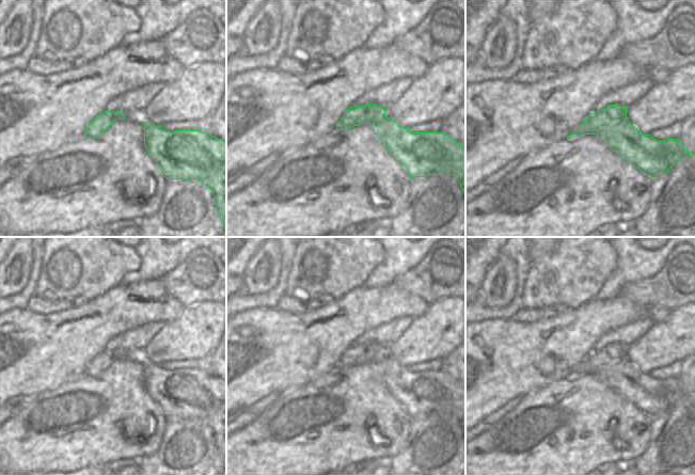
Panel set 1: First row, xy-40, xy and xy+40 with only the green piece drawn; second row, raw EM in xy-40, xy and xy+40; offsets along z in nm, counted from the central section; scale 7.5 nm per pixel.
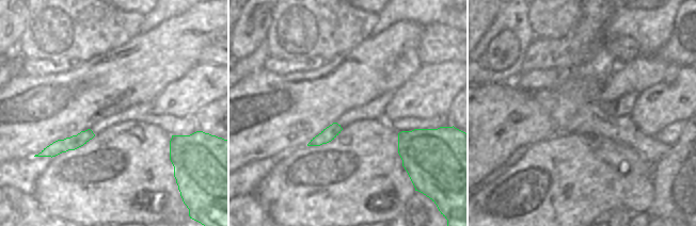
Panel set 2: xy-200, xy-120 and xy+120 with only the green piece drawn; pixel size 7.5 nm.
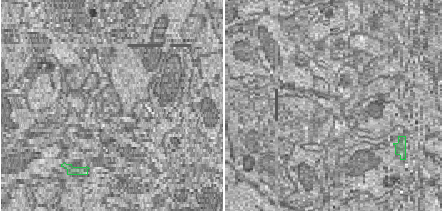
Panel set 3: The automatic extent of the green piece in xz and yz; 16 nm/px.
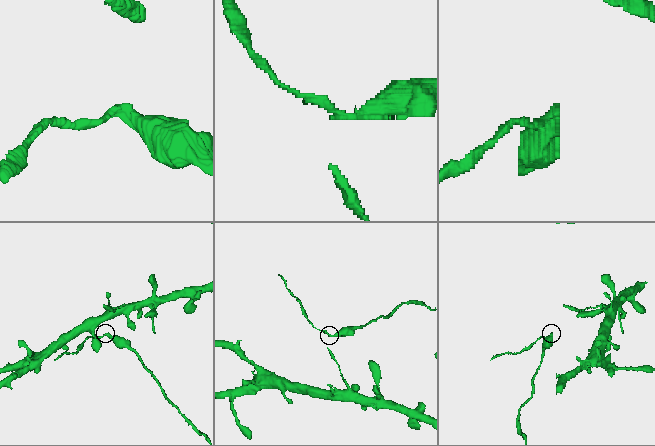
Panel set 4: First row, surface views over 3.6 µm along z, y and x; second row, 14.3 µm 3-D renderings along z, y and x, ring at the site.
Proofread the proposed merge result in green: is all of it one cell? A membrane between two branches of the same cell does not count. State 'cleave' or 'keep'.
cleave

